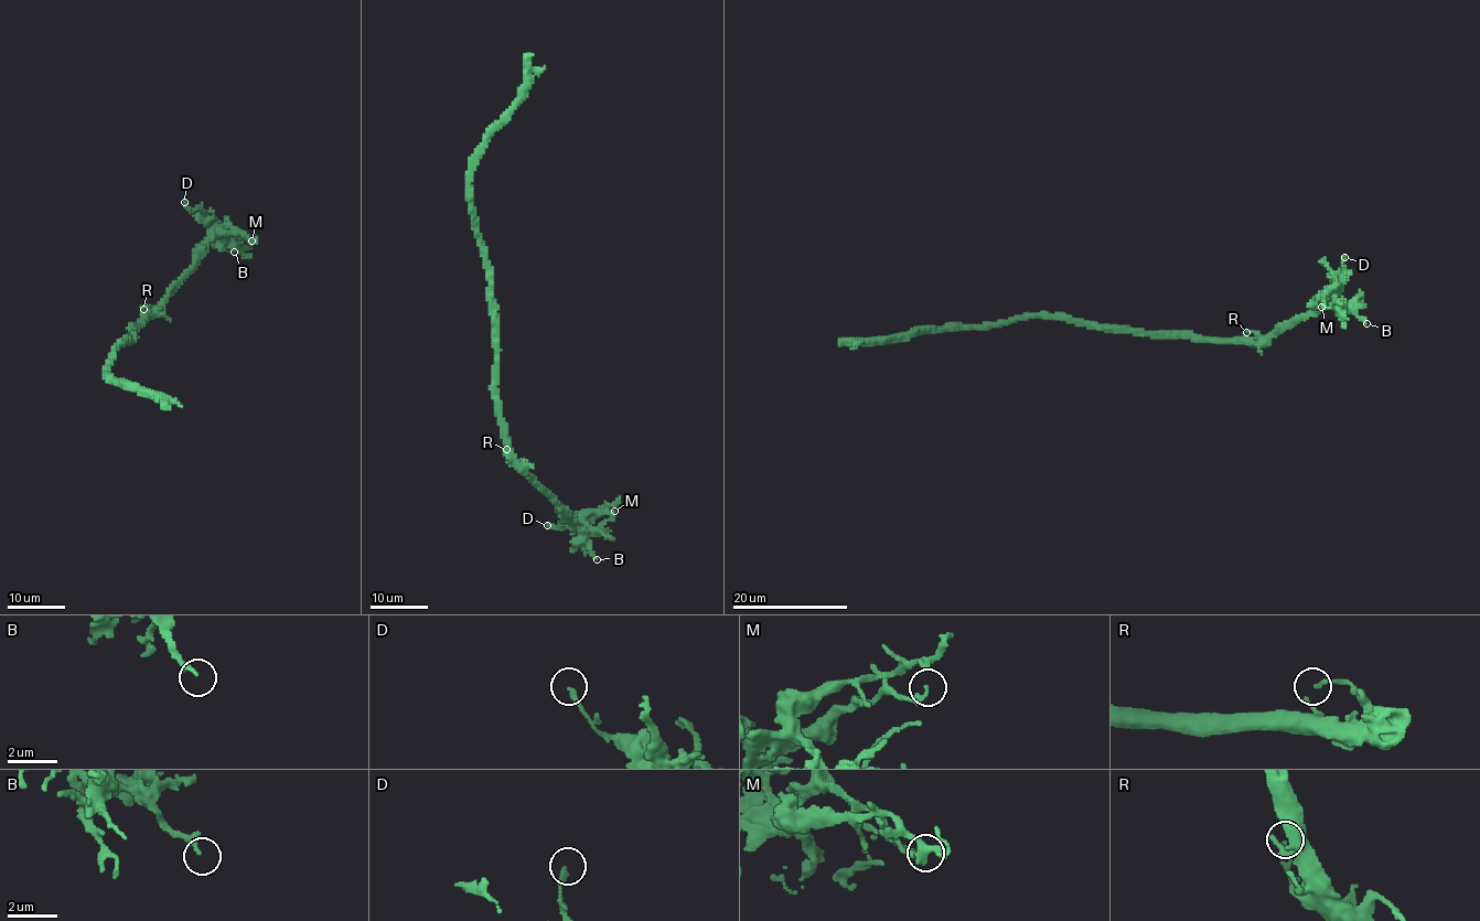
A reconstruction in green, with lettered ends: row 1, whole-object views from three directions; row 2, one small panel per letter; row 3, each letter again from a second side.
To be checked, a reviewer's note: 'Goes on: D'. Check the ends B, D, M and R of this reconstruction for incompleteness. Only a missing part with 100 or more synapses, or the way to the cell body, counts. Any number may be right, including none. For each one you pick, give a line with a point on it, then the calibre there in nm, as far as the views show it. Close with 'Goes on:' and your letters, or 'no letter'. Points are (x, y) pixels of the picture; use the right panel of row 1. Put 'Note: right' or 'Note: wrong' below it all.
Goes on: no letter
Note: wrong

